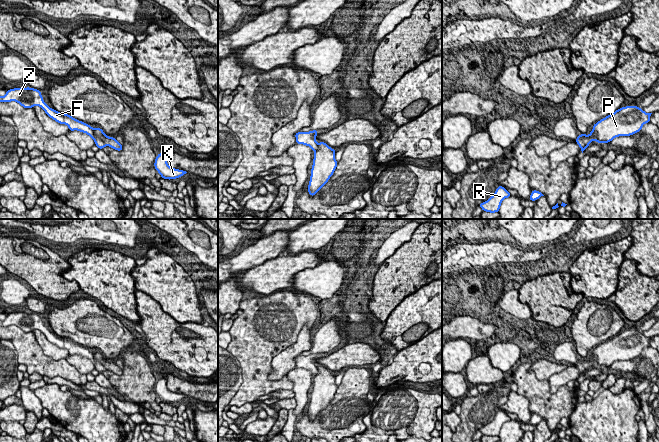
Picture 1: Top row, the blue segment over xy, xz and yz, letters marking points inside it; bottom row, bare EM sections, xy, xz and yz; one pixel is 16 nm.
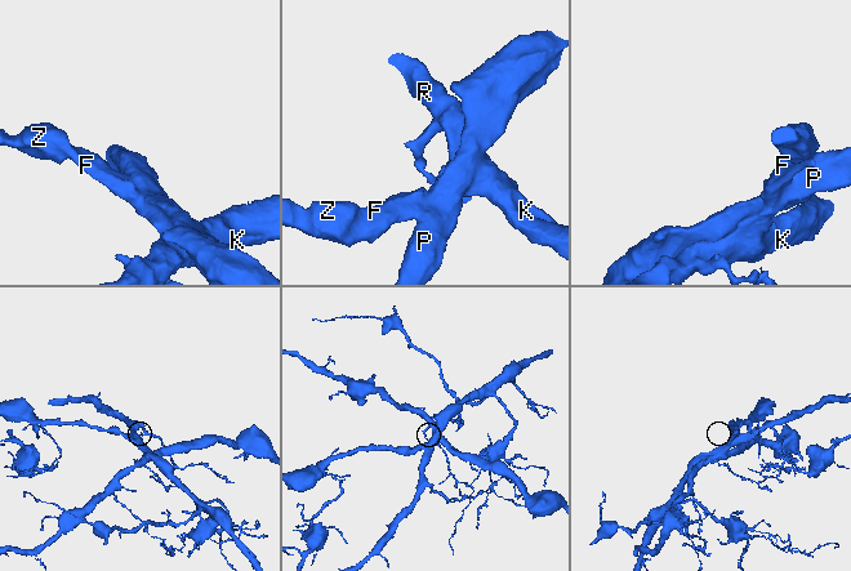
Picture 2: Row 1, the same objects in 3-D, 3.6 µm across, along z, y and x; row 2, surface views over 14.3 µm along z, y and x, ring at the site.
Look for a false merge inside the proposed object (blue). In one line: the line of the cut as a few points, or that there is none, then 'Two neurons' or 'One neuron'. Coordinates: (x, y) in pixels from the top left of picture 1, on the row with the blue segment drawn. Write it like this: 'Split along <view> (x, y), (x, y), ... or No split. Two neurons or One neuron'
Split along xy (93, 130), (93, 133), (106, 145). Two neurons

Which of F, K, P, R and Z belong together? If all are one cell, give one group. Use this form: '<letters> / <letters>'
F K R Z / P

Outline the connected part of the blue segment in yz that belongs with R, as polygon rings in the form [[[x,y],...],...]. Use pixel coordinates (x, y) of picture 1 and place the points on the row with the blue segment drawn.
[[[500,185],[496,189],[494,195],[491,196],[487,201],[480,203],[479,206],[483,211],[486,212],[499,212],[502,201],[510,196],[511,194],[503,186]]]

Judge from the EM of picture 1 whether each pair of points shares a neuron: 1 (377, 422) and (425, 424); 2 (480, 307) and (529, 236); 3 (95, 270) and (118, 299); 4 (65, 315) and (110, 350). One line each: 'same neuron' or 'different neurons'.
1: same neuron
2: different neurons
3: same neuron
4: same neuron

